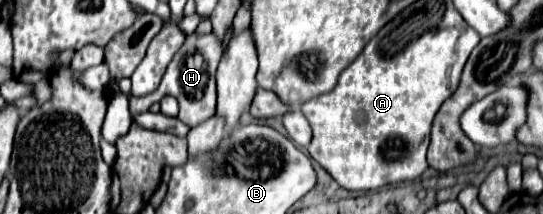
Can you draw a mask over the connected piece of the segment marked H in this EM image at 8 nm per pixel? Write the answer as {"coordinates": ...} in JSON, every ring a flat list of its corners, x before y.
{"coordinates":[[190,33,186,35,186,41,182,43,180,51,172,57,164,77,162,77,162,83,160,87,146,95,146,97,130,97,130,113,144,113,150,109,152,103,158,103,162,97,166,95,172,95,178,99,178,105,180,105,180,121,188,127,194,127,194,125,200,125,202,121,210,119,214,113,216,113,216,67,218,67,218,61,222,57,222,41,214,35,214,33,208,33,208,35,198,35,198,33]]}

